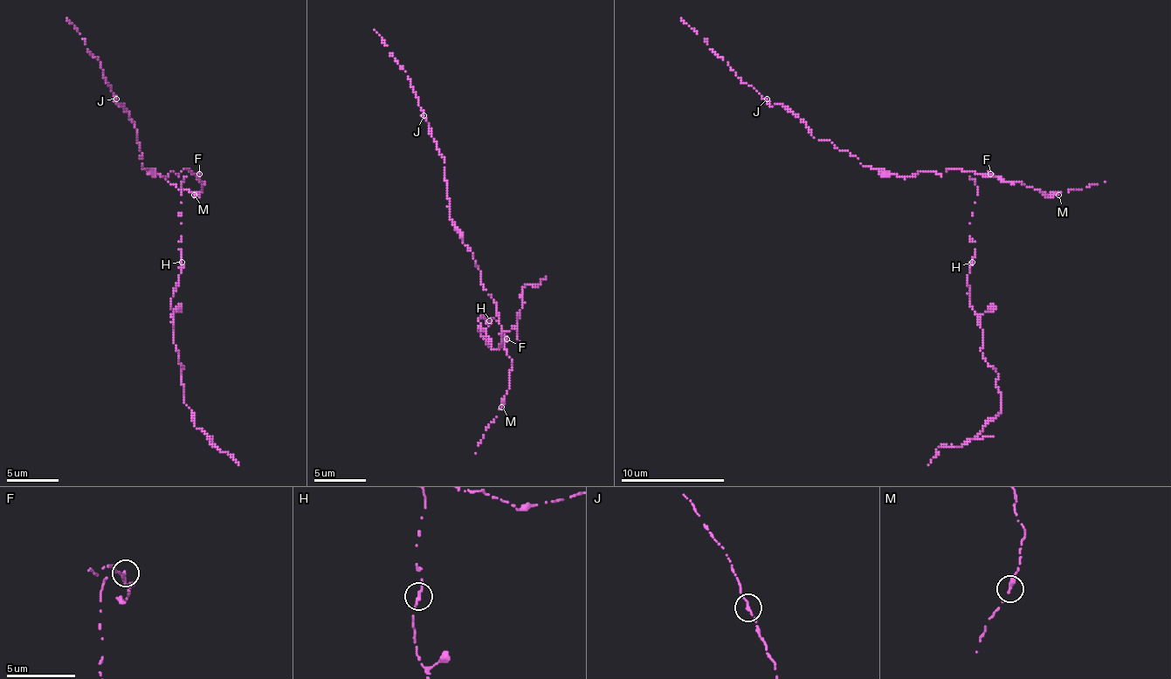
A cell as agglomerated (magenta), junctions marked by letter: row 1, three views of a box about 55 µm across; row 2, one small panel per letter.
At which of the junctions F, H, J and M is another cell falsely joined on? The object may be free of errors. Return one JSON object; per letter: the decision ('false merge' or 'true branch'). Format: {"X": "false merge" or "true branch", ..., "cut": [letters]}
{"F": "true branch", "H": "true branch", "J": "true branch", "M": "true branch", "cut": []}

